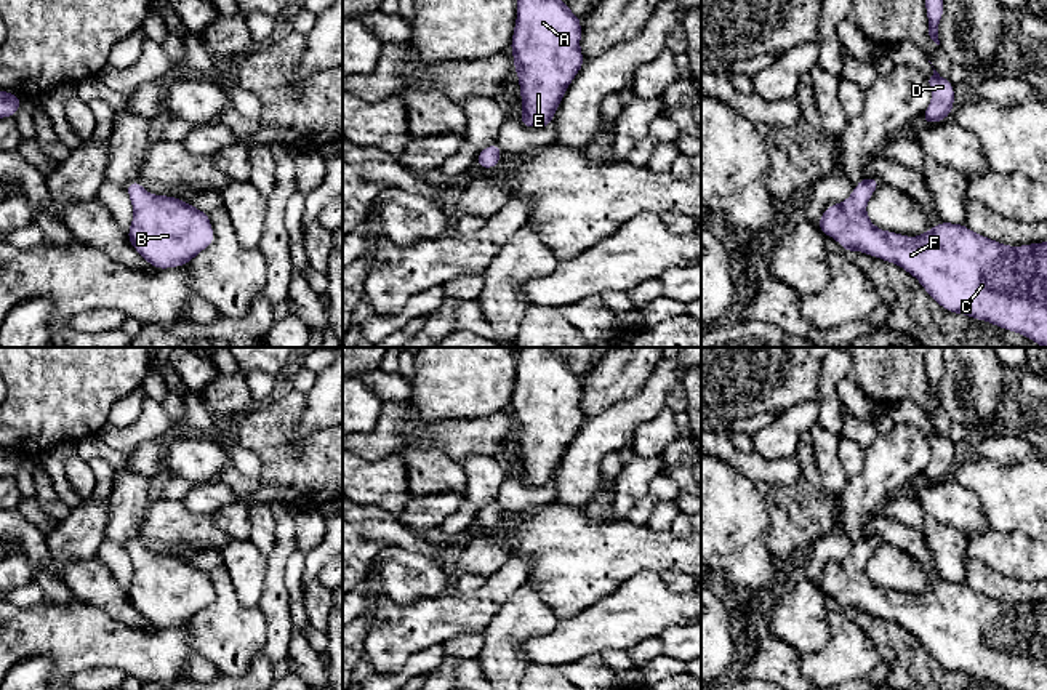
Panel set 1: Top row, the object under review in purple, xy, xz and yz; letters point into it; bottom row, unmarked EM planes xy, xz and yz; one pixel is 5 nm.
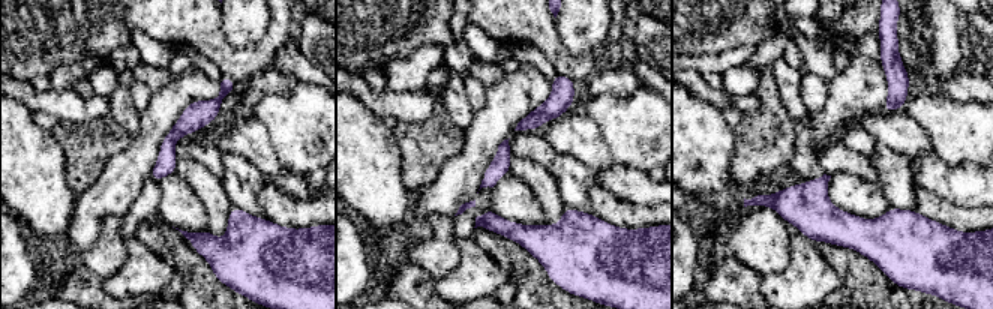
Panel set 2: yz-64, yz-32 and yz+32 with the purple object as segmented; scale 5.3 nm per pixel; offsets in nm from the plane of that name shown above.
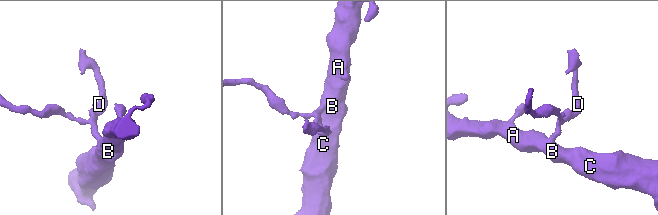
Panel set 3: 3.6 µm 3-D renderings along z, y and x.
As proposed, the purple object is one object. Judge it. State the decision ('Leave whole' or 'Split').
Leave whole

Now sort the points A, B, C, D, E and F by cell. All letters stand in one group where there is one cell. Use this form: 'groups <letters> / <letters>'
groups A B C D E F

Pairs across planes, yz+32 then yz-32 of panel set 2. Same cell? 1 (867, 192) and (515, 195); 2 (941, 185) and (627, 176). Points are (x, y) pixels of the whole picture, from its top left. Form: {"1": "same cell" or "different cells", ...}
{"1": "same cell", "2": "same cell"}

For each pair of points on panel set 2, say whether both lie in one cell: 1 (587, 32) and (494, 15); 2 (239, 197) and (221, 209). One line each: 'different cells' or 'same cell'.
1: different cells
2: different cells

